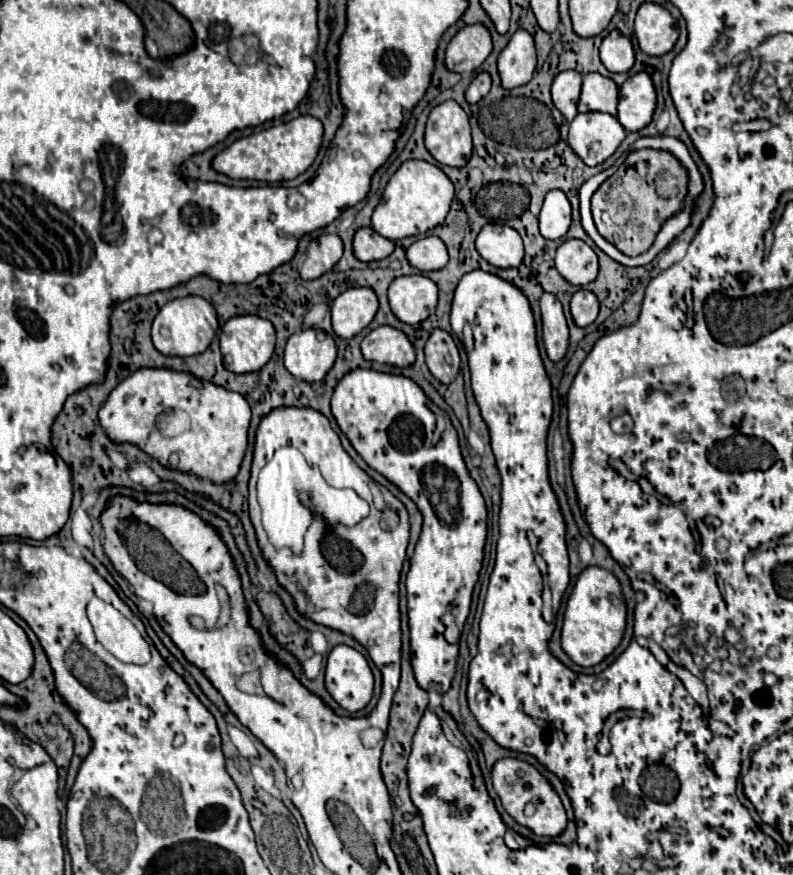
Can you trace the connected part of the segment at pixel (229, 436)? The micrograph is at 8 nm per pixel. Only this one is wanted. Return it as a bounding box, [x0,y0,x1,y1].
[100,369,250,483]

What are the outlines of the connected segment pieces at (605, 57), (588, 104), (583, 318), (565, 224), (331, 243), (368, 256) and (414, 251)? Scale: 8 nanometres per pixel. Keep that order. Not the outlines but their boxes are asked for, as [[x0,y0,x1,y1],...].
[[600,29,634,73],[578,73,618,115],[570,289,598,327],[540,191,572,239],[300,235,344,279],[354,227,396,261],[406,235,448,271]]

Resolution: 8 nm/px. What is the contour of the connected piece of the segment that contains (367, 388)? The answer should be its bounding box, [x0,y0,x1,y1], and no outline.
[332,369,486,695]

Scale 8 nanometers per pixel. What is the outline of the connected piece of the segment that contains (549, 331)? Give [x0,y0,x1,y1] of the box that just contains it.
[540,293,568,361]

